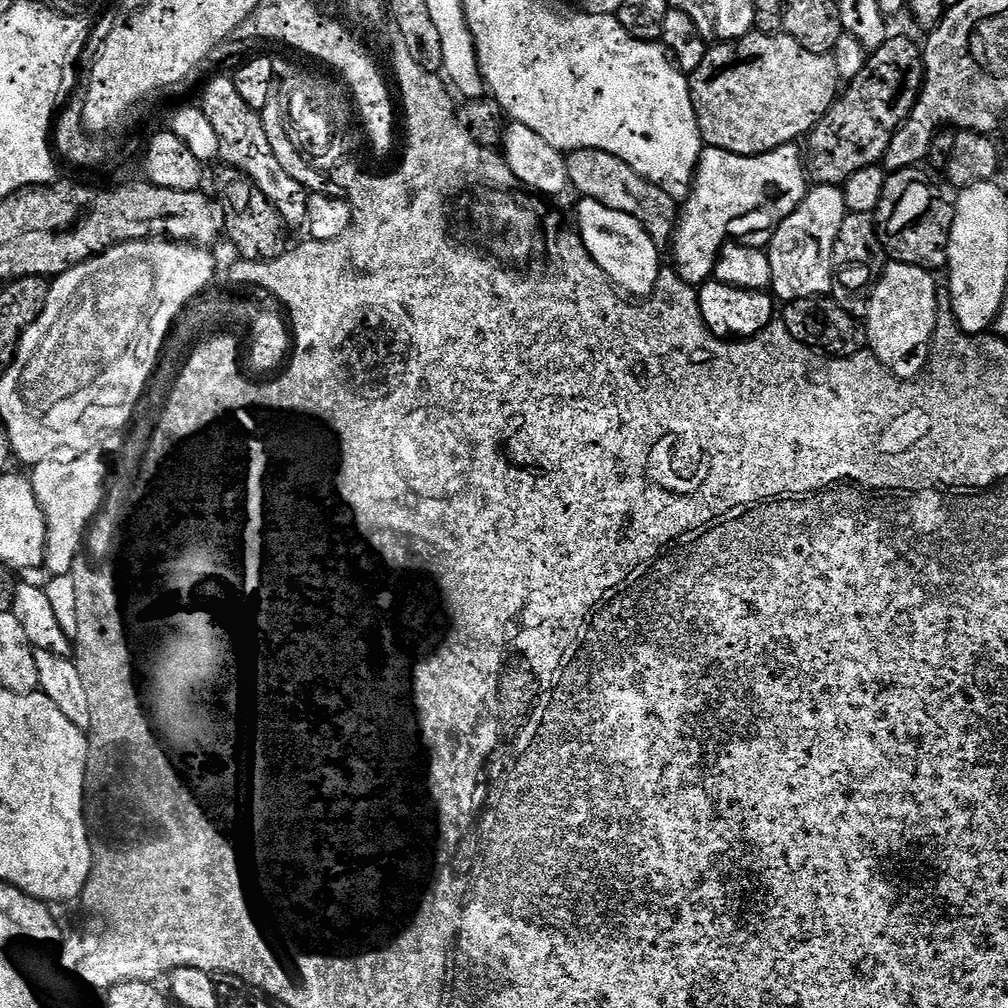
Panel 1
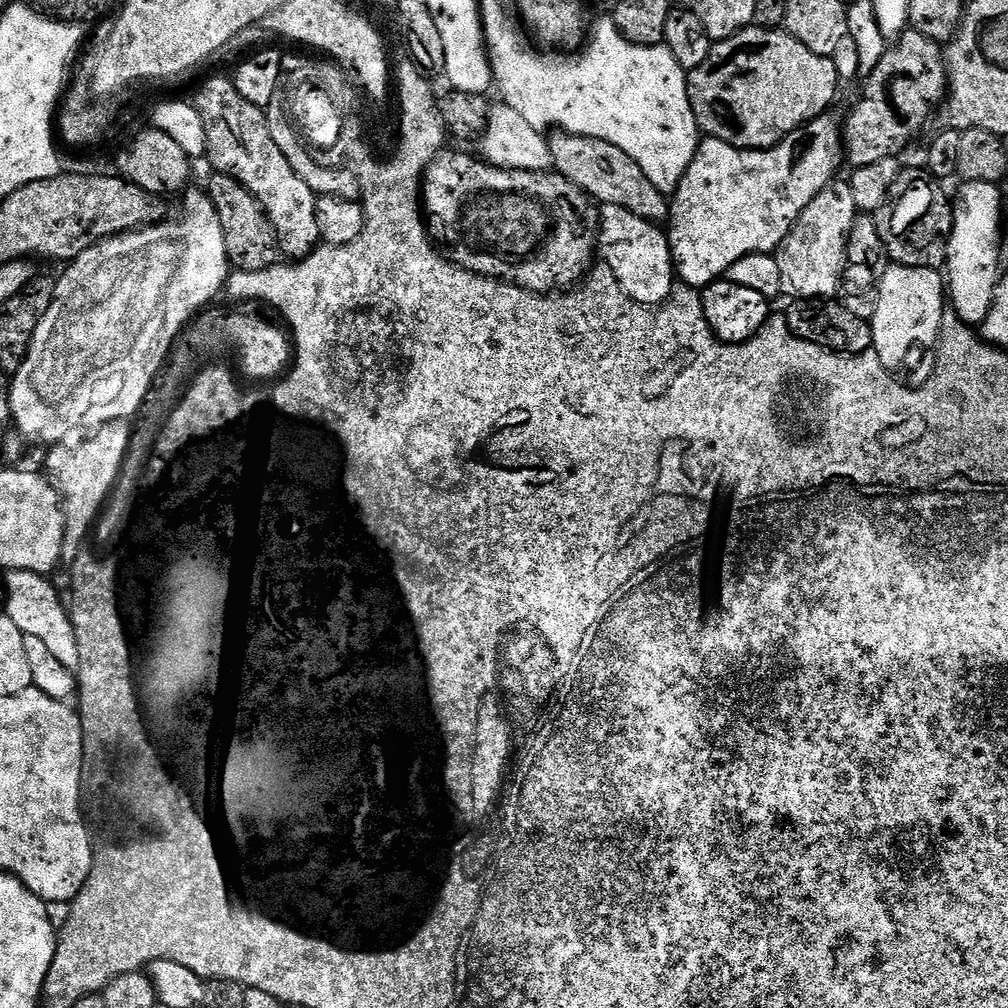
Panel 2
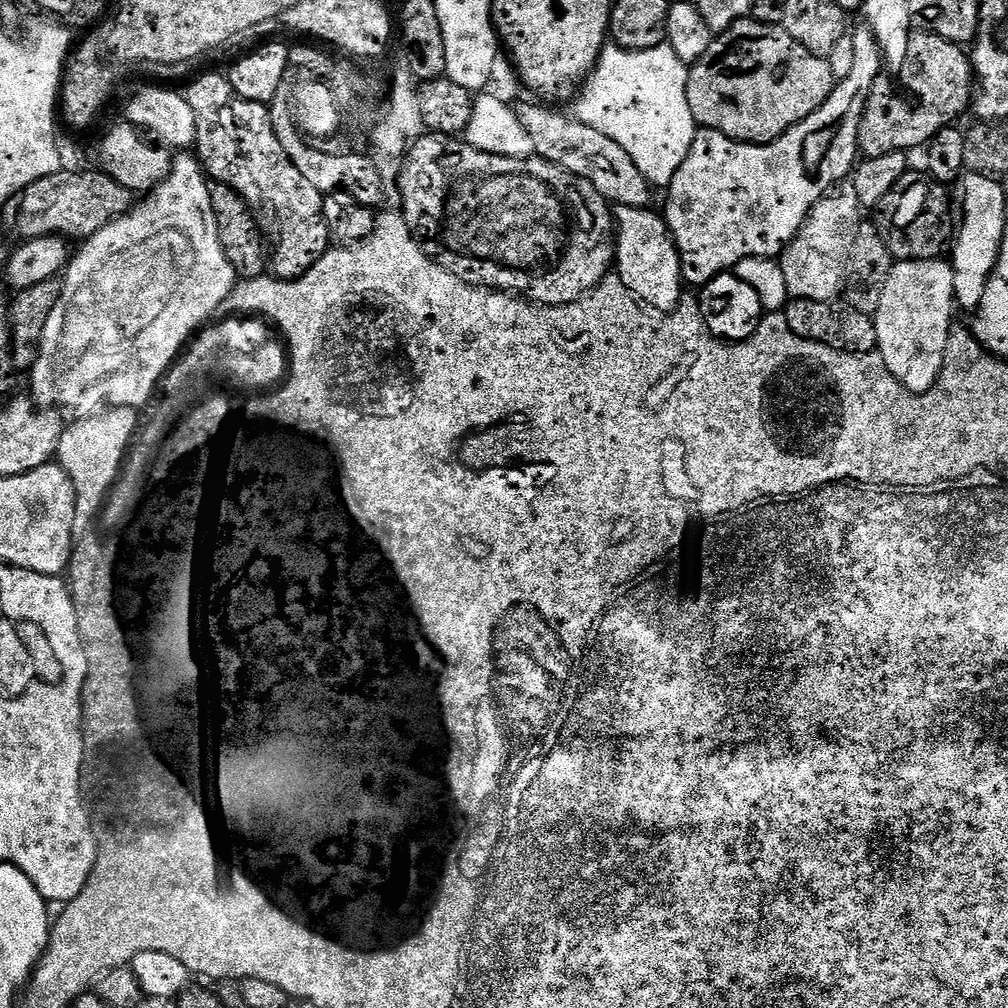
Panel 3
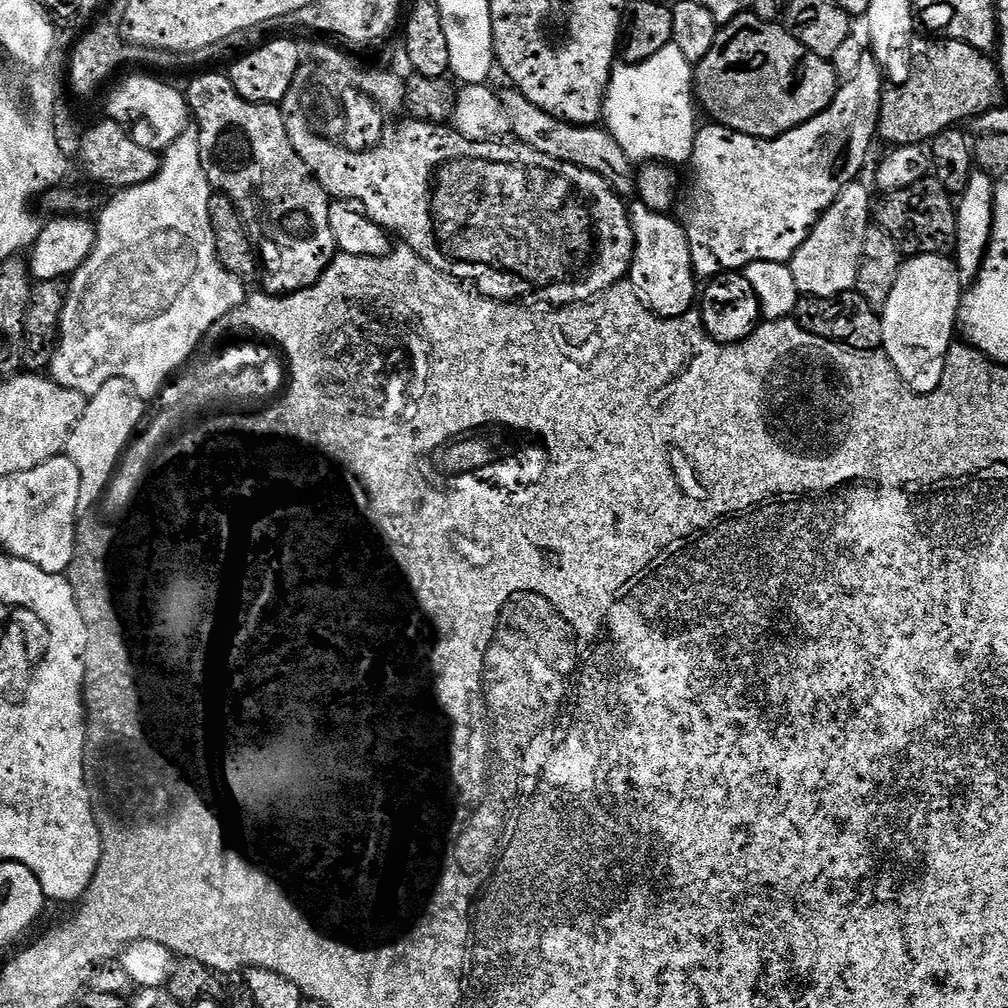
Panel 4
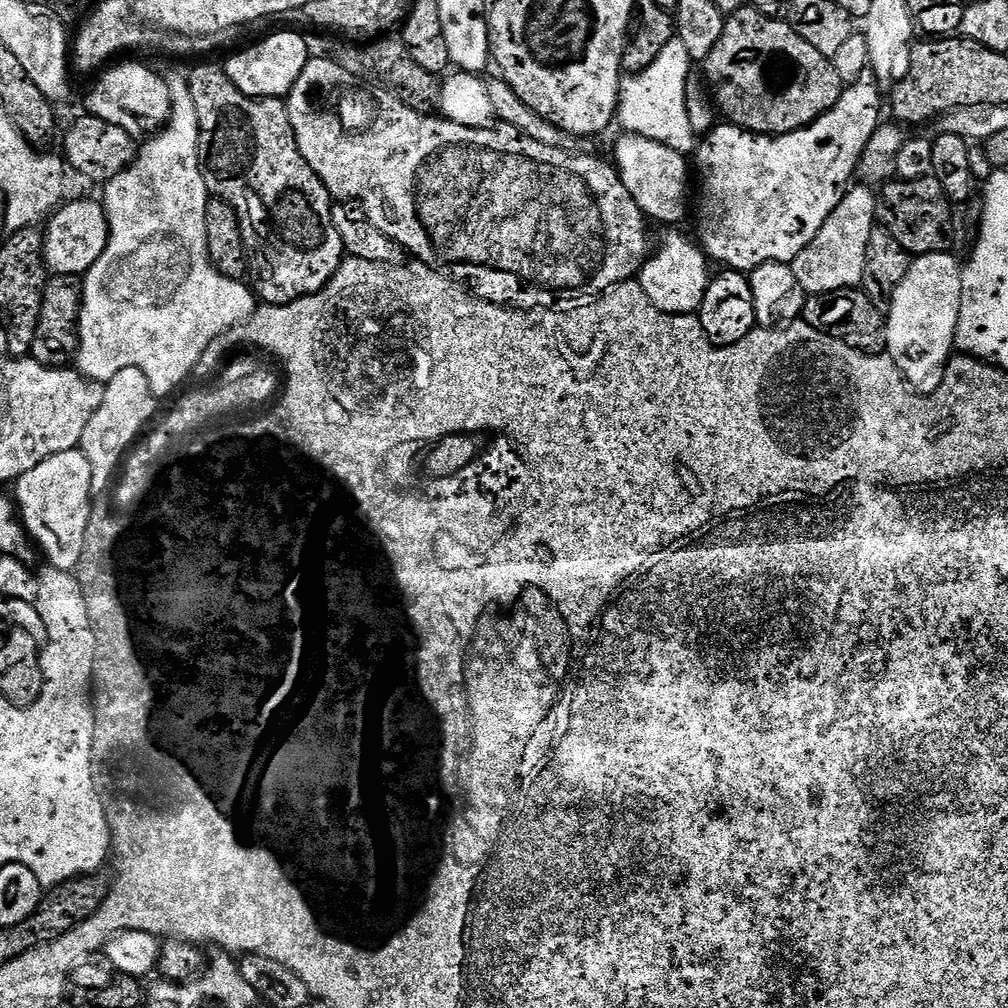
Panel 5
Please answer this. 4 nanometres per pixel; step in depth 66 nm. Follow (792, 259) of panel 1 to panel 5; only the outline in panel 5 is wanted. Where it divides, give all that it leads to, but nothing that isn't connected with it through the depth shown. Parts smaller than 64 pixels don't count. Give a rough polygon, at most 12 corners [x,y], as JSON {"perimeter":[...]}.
{"perimeter":[[849,187],[794,258],[808,296],[860,288],[877,193]]}

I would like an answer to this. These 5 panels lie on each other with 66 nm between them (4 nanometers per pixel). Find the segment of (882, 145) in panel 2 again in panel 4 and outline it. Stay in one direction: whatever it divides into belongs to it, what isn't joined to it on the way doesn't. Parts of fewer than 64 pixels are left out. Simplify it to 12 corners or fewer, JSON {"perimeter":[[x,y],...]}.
{"perimeter":[[913,39],[878,136],[923,145],[1001,103],[1000,70],[961,40]]}

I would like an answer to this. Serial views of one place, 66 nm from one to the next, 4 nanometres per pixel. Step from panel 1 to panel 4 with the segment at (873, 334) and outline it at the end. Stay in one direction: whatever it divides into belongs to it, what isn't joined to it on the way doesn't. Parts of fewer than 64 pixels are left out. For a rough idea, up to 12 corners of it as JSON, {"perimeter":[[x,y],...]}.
{"perimeter":[[947,255],[913,256],[882,309],[883,355],[930,396],[958,328]]}

